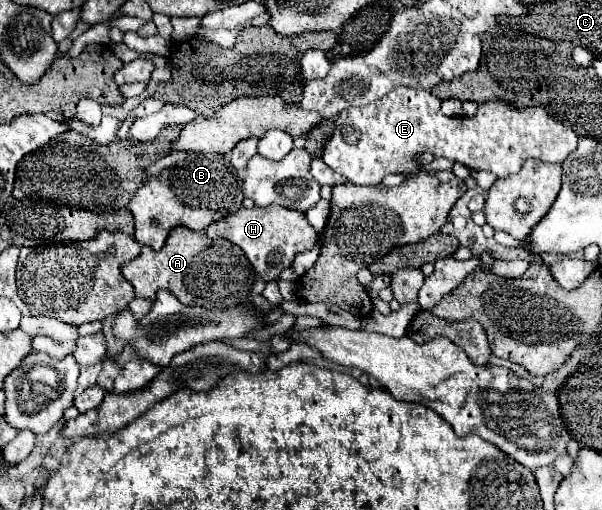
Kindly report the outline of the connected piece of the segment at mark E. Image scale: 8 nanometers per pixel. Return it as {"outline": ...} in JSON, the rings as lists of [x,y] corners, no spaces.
{"outline":[[[398,87],[398,89],[390,91],[390,93],[384,95],[382,99],[378,99],[378,101],[366,105],[366,107],[354,107],[354,109],[342,111],[342,113],[336,117],[334,135],[332,135],[332,139],[326,143],[322,159],[324,159],[324,163],[326,163],[328,167],[332,167],[332,169],[338,171],[340,175],[344,175],[350,183],[356,183],[356,185],[378,185],[378,183],[382,181],[382,177],[388,175],[388,173],[404,173],[404,175],[408,175],[408,173],[416,171],[416,169],[418,169],[416,157],[422,155],[422,153],[432,153],[432,155],[436,155],[436,157],[448,157],[448,159],[452,159],[452,161],[456,161],[456,163],[462,163],[462,165],[466,165],[466,167],[470,167],[470,169],[476,169],[476,171],[492,171],[492,173],[496,173],[498,177],[508,177],[508,175],[518,173],[518,171],[522,169],[524,161],[528,161],[528,159],[536,159],[536,161],[542,161],[542,163],[564,163],[564,157],[568,157],[568,155],[576,149],[576,145],[578,145],[578,135],[576,135],[570,127],[562,125],[560,121],[556,121],[556,119],[552,119],[548,113],[544,113],[544,107],[514,109],[514,107],[508,107],[508,103],[504,103],[504,101],[488,101],[488,103],[482,103],[482,105],[478,107],[476,117],[472,117],[472,119],[470,119],[470,117],[446,117],[446,115],[440,111],[440,99],[436,99],[432,93],[428,93],[428,91],[424,91],[424,89]]]}

